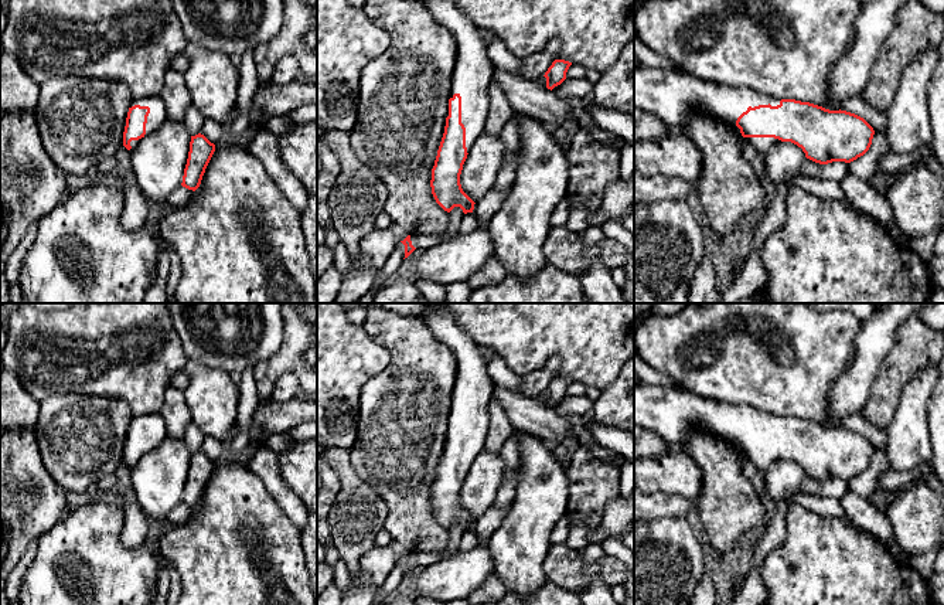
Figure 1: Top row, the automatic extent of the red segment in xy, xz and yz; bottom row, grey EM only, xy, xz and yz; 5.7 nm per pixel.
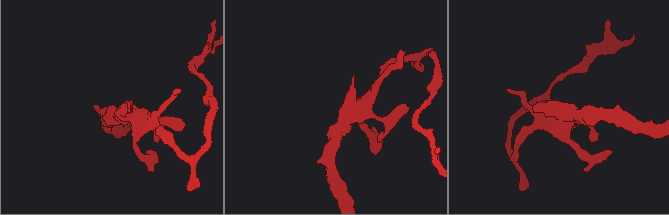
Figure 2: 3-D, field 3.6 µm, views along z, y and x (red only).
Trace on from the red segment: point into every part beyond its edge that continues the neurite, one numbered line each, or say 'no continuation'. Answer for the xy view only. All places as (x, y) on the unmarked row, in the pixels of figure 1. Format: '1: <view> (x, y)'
1: xy (157, 432)

